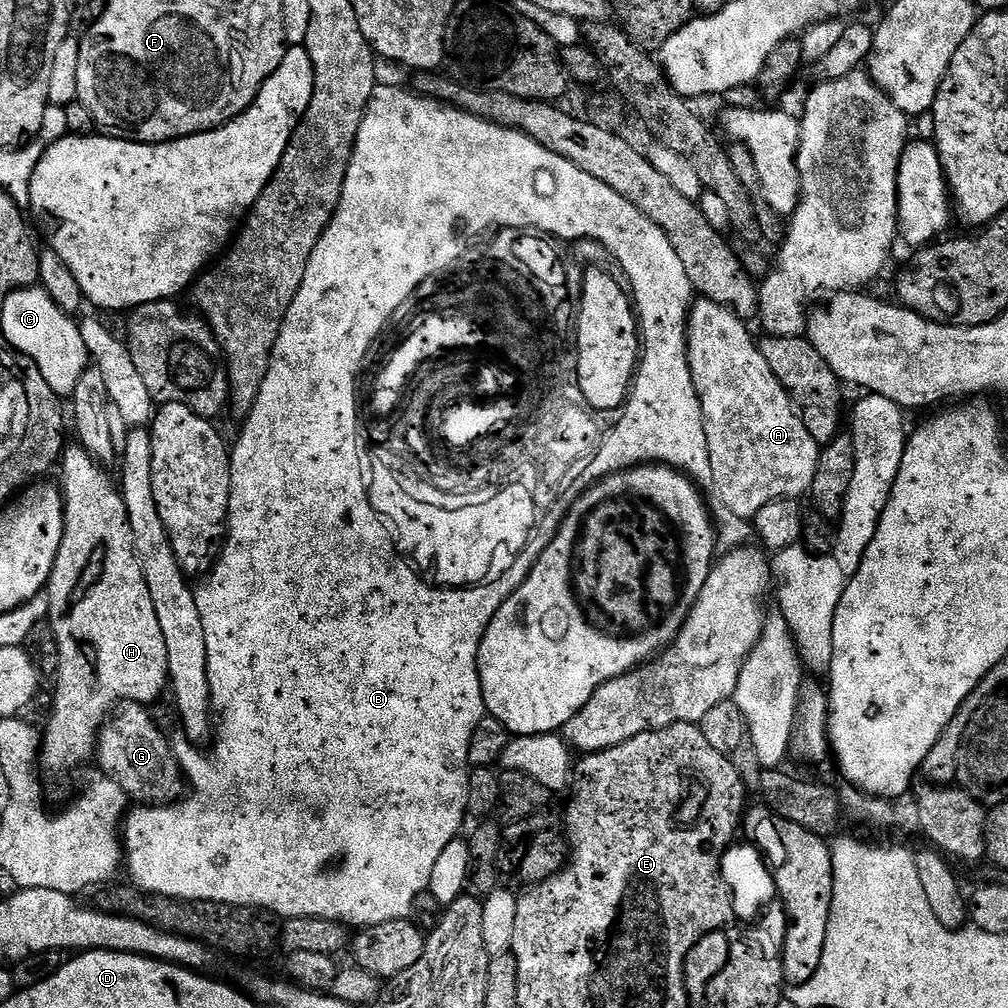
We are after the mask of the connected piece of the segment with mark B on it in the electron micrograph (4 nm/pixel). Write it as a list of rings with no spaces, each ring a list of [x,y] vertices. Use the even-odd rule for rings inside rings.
[[[380,82],[380,83],[377,83],[377,86],[376,86],[376,89],[375,89],[375,90],[374,90],[374,94],[373,94],[373,95],[372,95],[372,97],[371,97],[371,98],[370,98],[370,102],[369,102],[369,103],[368,103],[368,109],[367,109],[367,110],[366,110],[366,114],[365,114],[365,115],[364,115],[364,117],[363,117],[363,118],[362,118],[362,122],[361,122],[361,123],[360,123],[360,125],[359,125],[359,126],[358,126],[358,134],[357,134],[357,135],[356,135],[356,141],[355,141],[355,142],[354,142],[354,146],[353,146],[353,147],[352,147],[352,157],[351,157],[351,158],[350,158],[350,162],[349,162],[349,163],[348,163],[348,169],[347,169],[347,170],[346,170],[346,178],[345,178],[345,179],[344,179],[344,185],[343,185],[343,186],[342,186],[342,198],[341,198],[341,199],[340,199],[340,201],[339,201],[339,202],[338,202],[338,206],[337,206],[337,207],[336,207],[336,212],[335,212],[335,213],[334,213],[334,214],[333,214],[333,215],[332,215],[332,221],[331,221],[331,222],[330,222],[330,226],[326,226],[326,230],[325,230],[325,231],[324,231],[324,233],[323,233],[323,234],[322,234],[322,238],[318,238],[318,246],[314,246],[314,254],[310,254],[310,262],[309,262],[309,263],[308,263],[308,265],[307,265],[307,266],[306,266],[306,278],[302,278],[302,286],[301,286],[301,287],[300,287],[300,289],[299,289],[299,290],[298,290],[298,294],[294,294],[294,302],[290,302],[290,310],[286,310],[286,318],[285,318],[285,319],[284,319],[284,321],[283,321],[283,322],[282,322],[282,330],[281,330],[281,331],[280,331],[280,333],[279,333],[279,334],[278,334],[278,342],[274,342],[274,350],[273,350],[273,351],[272,351],[272,357],[271,357],[271,358],[270,358],[270,370],[266,370],[266,378],[262,378],[262,390],[258,390],[258,398],[257,398],[257,399],[256,399],[256,401],[255,401],[255,402],[254,402],[254,406],[253,406],[253,407],[252,407],[252,409],[251,409],[251,410],[250,410],[250,414],[249,414],[249,415],[248,415],[248,416],[245,416],[245,417],[243,417],[243,420],[242,420],[242,424],[244,424],[244,429],[242,429],[242,430],[241,430],[241,432],[240,432],[240,437],[238,437],[238,438],[237,438],[237,440],[236,440],[236,445],[235,445],[235,444],[234,444],[234,443],[233,443],[233,444],[232,444],[232,445],[231,445],[231,448],[230,448],[230,459],[231,459],[231,462],[232,462],[232,481],[231,481],[231,482],[230,482],[230,502],[229,502],[229,503],[228,503],[228,535],[227,535],[227,537],[226,537],[226,539],[225,539],[225,542],[224,542],[224,547],[223,547],[223,549],[222,549],[222,551],[221,551],[221,553],[220,553],[220,555],[219,555],[219,557],[218,557],[218,559],[217,559],[217,561],[216,561],[216,563],[215,563],[215,564],[213,564],[213,566],[212,566],[212,570],[211,570],[211,572],[209,572],[209,573],[207,573],[207,575],[205,575],[205,576],[204,576],[204,577],[203,577],[203,579],[201,579],[201,580],[200,580],[200,581],[199,581],[199,583],[200,583],[200,582],[201,582],[201,584],[200,584],[200,585],[199,585],[199,584],[198,584],[198,583],[197,583],[197,584],[196,584],[196,585],[195,585],[195,588],[194,588],[194,591],[195,591],[195,593],[196,593],[196,601],[197,601],[197,602],[198,602],[198,614],[199,614],[199,615],[200,615],[200,617],[201,617],[201,618],[202,618],[202,630],[203,630],[203,631],[204,631],[204,633],[205,633],[205,634],[206,634],[206,662],[207,662],[207,663],[208,663],[208,677],[209,677],[209,678],[210,678],[210,694],[211,694],[211,695],[212,695],[212,710],[213,710],[213,713],[214,713],[214,716],[215,716],[215,719],[216,719],[216,721],[215,721],[215,724],[214,724],[214,741],[215,741],[215,740],[216,740],[216,745],[214,745],[214,746],[213,746],[213,748],[212,748],[212,761],[210,761],[210,762],[209,762],[209,764],[208,764],[208,768],[192,768],[192,769],[190,769],[190,770],[189,770],[189,769],[187,769],[187,772],[186,772],[186,784],[187,784],[187,787],[188,787],[188,788],[189,788],[189,789],[190,789],[190,791],[189,791],[189,792],[188,792],[188,793],[187,793],[187,796],[186,796],[186,798],[184,798],[184,799],[181,799],[181,800],[180,800],[180,801],[179,801],[179,802],[172,802],[172,803],[169,803],[169,804],[168,804],[168,805],[167,805],[167,806],[136,806],[136,807],[133,807],[133,808],[132,808],[132,809],[131,809],[131,811],[129,811],[129,812],[128,812],[128,813],[127,813],[127,815],[125,815],[125,817],[124,817],[124,819],[123,819],[123,821],[122,821],[122,852],[123,852],[123,855],[124,855],[124,856],[125,856],[125,857],[126,857],[126,872],[127,872],[127,868],[128,868],[128,876],[129,876],[129,877],[128,877],[128,876],[127,876],[127,879],[128,879],[128,880],[129,880],[129,881],[131,881],[131,883],[132,883],[132,884],[133,884],[133,885],[135,885],[135,887],[137,887],[137,888],[139,888],[139,889],[140,889],[140,891],[142,891],[142,892],[155,892],[155,893],[156,893],[156,895],[157,895],[157,896],[169,896],[169,897],[170,897],[170,898],[174,898],[174,899],[175,899],[175,900],[190,900],[190,901],[194,901],[194,900],[201,900],[201,901],[202,901],[202,902],[214,902],[214,903],[215,903],[215,904],[237,904],[237,905],[238,905],[238,906],[242,906],[242,907],[243,907],[243,908],[247,908],[247,907],[250,907],[250,908],[255,908],[255,909],[257,909],[257,910],[263,910],[263,911],[264,911],[264,912],[265,912],[265,913],[268,913],[268,914],[273,914],[273,913],[272,913],[272,912],[277,912],[277,914],[278,914],[278,915],[280,915],[280,918],[291,918],[291,917],[293,917],[293,916],[321,916],[321,917],[322,917],[322,918],[326,918],[326,919],[327,919],[327,920],[335,920],[335,921],[341,921],[341,922],[343,922],[343,923],[344,923],[344,924],[345,924],[345,925],[348,925],[348,926],[353,926],[353,925],[352,925],[352,924],[356,924],[356,925],[355,925],[355,926],[359,926],[359,927],[360,927],[360,928],[369,928],[369,927],[370,927],[370,926],[378,926],[378,925],[379,925],[379,924],[381,924],[381,923],[382,923],[382,922],[394,922],[394,921],[395,921],[395,920],[406,920],[406,919],[409,919],[409,917],[411,917],[411,916],[412,916],[412,915],[413,915],[413,914],[412,914],[412,913],[411,913],[411,912],[412,912],[412,903],[414,903],[414,902],[415,902],[415,900],[416,900],[416,899],[418,899],[418,898],[419,898],[419,896],[420,896],[420,895],[422,895],[422,894],[423,894],[423,895],[425,895],[425,893],[427,893],[427,892],[428,892],[428,883],[429,883],[429,882],[430,882],[430,873],[431,873],[431,872],[433,872],[433,871],[434,871],[434,862],[438,862],[438,858],[439,858],[439,856],[441,856],[441,855],[442,855],[442,850],[446,850],[446,846],[450,846],[450,842],[451,842],[451,841],[452,841],[452,840],[455,840],[455,839],[457,839],[457,837],[459,837],[459,836],[460,836],[460,835],[461,835],[461,832],[460,832],[460,828],[459,828],[459,826],[458,826],[458,825],[456,825],[456,824],[436,824],[436,820],[460,820],[460,819],[462,819],[462,818],[463,818],[463,819],[465,819],[465,816],[466,816],[466,813],[467,813],[467,811],[468,811],[468,774],[469,774],[469,771],[470,771],[470,765],[469,765],[469,763],[468,763],[468,755],[469,755],[469,754],[470,754],[470,737],[471,737],[471,736],[472,736],[472,735],[474,735],[474,726],[478,726],[478,722],[482,722],[482,718],[483,718],[483,717],[484,717],[484,716],[485,716],[485,714],[486,714],[486,709],[485,709],[485,707],[484,707],[484,695],[483,695],[483,694],[482,694],[482,686],[481,686],[481,685],[480,685],[480,675],[479,675],[479,674],[478,674],[478,650],[479,650],[479,649],[480,649],[480,643],[481,643],[481,642],[482,642],[482,638],[483,638],[483,637],[484,637],[484,635],[485,635],[485,634],[486,634],[486,630],[487,630],[487,629],[488,629],[488,627],[489,627],[489,626],[490,626],[490,622],[491,622],[491,621],[492,621],[492,619],[493,619],[493,618],[494,618],[494,614],[498,614],[498,610],[499,610],[499,609],[500,609],[500,607],[501,607],[501,606],[502,606],[502,602],[506,602],[506,598],[510,598],[510,597],[511,597],[511,596],[512,596],[512,595],[513,595],[513,594],[514,594],[514,590],[518,590],[518,586],[522,586],[522,582],[523,582],[523,581],[524,581],[524,580],[525,580],[525,578],[527,578],[527,577],[528,577],[528,575],[529,575],[529,574],[530,574],[530,570],[531,570],[531,569],[532,569],[532,567],[533,567],[533,566],[534,566],[534,565],[535,565],[535,564],[536,564],[536,563],[537,563],[537,562],[538,562],[538,558],[539,558],[539,557],[540,557],[540,555],[541,555],[541,554],[542,554],[542,550],[546,550],[546,546],[547,546],[547,545],[548,545],[548,541],[549,541],[549,540],[552,540],[552,539],[554,539],[554,537],[556,537],[556,532],[557,532],[557,530],[558,530],[558,529],[559,529],[559,528],[560,528],[560,523],[562,523],[562,522],[563,522],[563,521],[564,521],[564,518],[565,518],[565,516],[567,516],[567,515],[568,515],[568,509],[569,509],[569,507],[570,507],[570,504],[569,504],[569,501],[568,501],[568,500],[567,500],[567,498],[566,498],[566,500],[565,500],[565,501],[564,501],[564,498],[565,498],[565,496],[566,496],[566,492],[567,492],[567,490],[568,490],[568,486],[569,486],[569,484],[570,484],[570,482],[571,482],[571,480],[572,480],[572,479],[576,479],[576,480],[577,480],[577,482],[580,482],[580,481],[582,481],[582,482],[583,482],[583,481],[584,481],[584,479],[586,479],[586,478],[587,478],[587,476],[593,476],[593,478],[594,478],[594,479],[595,479],[595,480],[596,480],[596,481],[597,481],[597,480],[600,480],[600,479],[601,479],[601,478],[603,478],[603,477],[604,477],[604,476],[608,476],[608,475],[609,475],[609,474],[611,474],[611,473],[612,473],[612,472],[621,472],[621,471],[622,471],[622,469],[623,469],[623,468],[634,468],[634,467],[637,467],[637,466],[639,466],[639,465],[641,465],[641,464],[663,464],[663,465],[665,465],[665,466],[667,466],[667,467],[670,467],[670,468],[674,468],[674,469],[677,469],[677,470],[683,470],[683,471],[684,471],[684,472],[685,472],[685,473],[687,473],[687,475],[689,475],[689,476],[691,476],[691,477],[692,477],[692,479],[693,479],[693,481],[695,481],[695,483],[696,483],[696,484],[697,484],[697,485],[699,485],[699,487],[700,487],[700,488],[701,488],[701,489],[704,489],[704,490],[708,490],[708,489],[711,489],[711,488],[712,488],[712,483],[713,483],[713,482],[714,482],[714,470],[710,470],[710,450],[709,450],[709,449],[708,449],[708,447],[707,447],[707,446],[706,446],[706,430],[705,430],[705,429],[704,429],[704,415],[703,415],[703,414],[702,414],[702,406],[701,406],[701,405],[700,405],[700,399],[699,399],[699,398],[698,398],[698,390],[694,390],[694,378],[693,378],[693,377],[692,377],[692,375],[691,375],[691,374],[690,374],[690,362],[689,362],[689,361],[688,361],[688,311],[689,311],[689,310],[690,310],[690,309],[692,309],[692,305],[693,305],[693,303],[694,303],[694,289],[693,289],[693,286],[692,286],[692,283],[691,283],[691,282],[690,282],[690,278],[686,278],[686,270],[685,270],[685,269],[684,269],[684,268],[683,268],[683,267],[682,267],[682,262],[681,262],[681,261],[680,261],[680,260],[679,260],[679,259],[678,259],[678,254],[677,254],[677,253],[676,253],[676,252],[675,252],[675,250],[674,250],[674,246],[670,246],[670,238],[666,238],[666,234],[662,234],[662,230],[658,230],[658,226],[654,226],[654,222],[650,222],[650,218],[646,218],[646,214],[642,214],[642,210],[638,210],[638,206],[634,206],[634,205],[633,205],[633,204],[631,204],[631,203],[630,203],[630,202],[626,202],[626,198],[622,198],[622,194],[614,194],[614,190],[610,190],[610,186],[606,186],[606,185],[605,185],[605,184],[603,184],[603,183],[602,183],[602,182],[598,182],[598,178],[590,178],[590,174],[586,174],[586,170],[578,170],[578,166],[574,166],[574,165],[573,165],[573,164],[571,164],[571,162],[569,162],[569,160],[567,160],[567,159],[566,159],[566,158],[562,158],[562,157],[561,157],[561,156],[559,156],[559,155],[558,155],[558,154],[554,154],[554,153],[553,153],[553,152],[551,152],[551,151],[550,151],[550,150],[546,150],[546,146],[542,146],[542,145],[541,145],[541,144],[539,144],[539,143],[538,143],[538,142],[534,142],[534,138],[530,138],[530,137],[529,137],[529,136],[527,136],[527,135],[526,135],[526,134],[522,134],[522,133],[521,133],[521,132],[515,132],[515,130],[513,130],[513,129],[512,129],[512,128],[503,128],[503,127],[502,127],[502,126],[498,126],[498,125],[497,125],[497,124],[491,124],[491,123],[490,123],[490,122],[486,122],[486,121],[485,121],[485,120],[483,120],[483,119],[482,119],[482,118],[478,118],[478,117],[477,117],[477,116],[472,116],[472,115],[471,115],[471,114],[470,114],[470,113],[469,113],[469,112],[462,112],[462,111],[460,111],[460,109],[458,109],[458,108],[454,108],[454,107],[451,107],[451,106],[449,106],[449,105],[446,105],[446,104],[441,104],[441,103],[440,103],[440,101],[438,101],[438,100],[429,100],[429,99],[428,99],[428,97],[427,97],[427,96],[421,96],[421,95],[419,95],[419,94],[417,94],[417,93],[416,93],[416,92],[415,92],[415,91],[412,91],[412,90],[409,90],[409,89],[408,89],[408,88],[407,88],[407,87],[405,87],[405,88],[406,88],[406,89],[404,89],[404,88],[395,88],[395,86],[394,86],[394,85],[392,85],[392,84],[384,84],[384,82]],[[422,226],[454,226],[454,231],[455,231],[455,232],[456,232],[456,244],[457,244],[457,246],[458,246],[458,250],[457,250],[457,251],[456,251],[456,256],[452,256],[452,260],[448,260],[448,264],[444,264],[444,268],[436,268],[436,272],[428,272],[428,276],[424,276],[424,270],[422,270],[422,268],[420,268],[420,264],[418,264],[418,240],[416,240],[416,236],[414,236],[414,228],[422,228]],[[576,236],[585,236],[585,238],[586,238],[586,239],[588,239],[588,240],[597,240],[597,242],[598,242],[598,243],[600,243],[600,244],[601,244],[601,246],[602,246],[602,247],[604,247],[604,248],[605,248],[605,250],[606,250],[606,251],[608,251],[608,252],[609,252],[609,254],[610,254],[610,255],[612,255],[612,256],[613,256],[613,258],[614,258],[614,259],[616,259],[616,260],[617,260],[617,262],[618,262],[618,263],[620,263],[620,268],[621,268],[621,270],[622,270],[622,271],[624,271],[624,276],[625,276],[625,278],[626,278],[626,279],[628,279],[628,284],[629,284],[629,286],[630,286],[630,287],[632,287],[632,296],[633,296],[633,298],[634,298],[634,299],[636,299],[636,304],[637,304],[637,306],[638,306],[638,314],[637,314],[637,316],[636,316],[636,320],[635,320],[635,318],[634,318],[634,316],[633,316],[633,314],[632,314],[632,306],[631,306],[631,304],[630,304],[630,303],[629,303],[629,302],[628,302],[628,296],[627,296],[627,294],[626,294],[626,293],[624,293],[624,288],[623,288],[623,286],[622,286],[622,285],[620,285],[620,284],[619,284],[619,282],[618,282],[618,281],[616,281],[616,280],[615,280],[615,278],[614,278],[614,277],[612,277],[612,276],[611,276],[611,274],[610,274],[610,273],[608,273],[608,272],[603,272],[603,270],[602,270],[602,269],[600,269],[600,268],[592,268],[592,269],[590,269],[590,270],[589,270],[589,272],[588,272],[588,273],[586,273],[586,274],[585,274],[585,276],[584,276],[584,293],[582,293],[582,294],[581,294],[581,296],[580,296],[580,321],[579,321],[579,320],[578,320],[578,319],[577,319],[577,317],[576,317],[576,310],[575,310],[575,308],[574,308],[574,307],[572,307],[572,294],[571,294],[571,292],[570,292],[570,291],[569,291],[569,290],[568,290],[568,289],[566,289],[566,288],[559,288],[559,286],[558,286],[558,285],[556,285],[556,284],[555,284],[555,282],[554,282],[554,281],[552,281],[552,280],[547,280],[547,278],[546,278],[546,277],[544,277],[544,272],[543,272],[543,270],[542,270],[542,269],[540,269],[540,268],[536,268],[536,264],[535,264],[535,262],[534,262],[534,261],[532,261],[532,260],[528,260],[528,252],[527,252],[527,250],[526,250],[526,249],[524,249],[524,248],[523,248],[523,246],[522,246],[522,245],[520,245],[520,244],[541,244],[541,246],[542,246],[542,247],[544,247],[544,248],[546,248],[546,249],[547,249],[547,250],[548,250],[548,256],[549,256],[549,258],[550,258],[550,259],[552,259],[552,260],[561,260],[561,262],[562,262],[562,263],[564,263],[564,264],[572,264],[572,263],[574,263],[574,262],[575,262],[575,260],[576,260]],[[569,321],[570,321],[570,322],[572,322],[572,323],[575,323],[575,324],[574,324],[574,327],[575,327],[575,330],[576,330],[576,340],[575,340],[575,343],[574,343],[574,351],[573,351],[573,349],[572,349],[572,348],[571,348],[571,347],[569,347],[569,345],[568,345],[568,344],[567,344],[567,343],[566,343],[566,342],[565,342],[565,341],[564,341],[564,340],[552,340],[552,341],[551,341],[551,342],[546,342],[546,343],[545,343],[545,344],[543,344],[543,345],[542,345],[542,346],[541,346],[541,344],[540,344],[540,343],[539,343],[539,342],[538,342],[538,341],[537,341],[537,340],[536,340],[536,339],[534,339],[534,337],[535,337],[535,336],[537,336],[537,335],[538,335],[538,334],[546,334],[546,333],[548,333],[548,330],[550,330],[550,328],[554,328],[554,326],[556,326],[556,324],[567,324],[567,323],[568,323],[568,322],[569,322]],[[520,336],[528,336],[528,341],[526,341],[526,342],[525,342],[525,344],[524,344],[524,340],[523,340],[523,338],[522,338],[522,337],[520,337]],[[523,348],[525,348],[525,350],[526,350],[526,351],[528,351],[528,352],[536,352],[536,351],[537,351],[537,352],[536,352],[536,357],[532,357],[532,358],[530,358],[530,359],[529,359],[529,360],[523,360],[523,358],[522,358],[522,357],[520,357],[520,351],[522,351],[522,350],[523,350]],[[575,357],[576,357],[576,358],[577,358],[577,376],[578,376],[578,381],[579,381],[579,383],[580,383],[580,385],[582,385],[582,387],[583,387],[583,389],[584,389],[584,392],[585,392],[585,394],[586,394],[586,395],[587,395],[587,397],[588,397],[588,400],[589,400],[589,401],[591,401],[591,403],[592,403],[592,405],[595,405],[595,406],[598,406],[598,407],[599,407],[599,408],[602,408],[602,407],[604,407],[604,405],[605,405],[605,404],[610,404],[610,403],[612,403],[612,402],[619,402],[619,401],[622,401],[622,402],[628,402],[628,412],[627,412],[627,413],[626,413],[626,414],[622,414],[622,422],[620,422],[620,428],[616,428],[616,432],[612,432],[612,437],[610,437],[610,438],[609,438],[609,439],[608,439],[608,448],[604,448],[604,452],[600,452],[600,453],[598,453],[598,454],[595,454],[595,439],[596,439],[596,432],[595,432],[595,425],[594,425],[594,422],[593,422],[593,421],[590,421],[590,420],[588,420],[588,417],[587,417],[587,416],[584,416],[584,412],[576,412],[576,410],[574,410],[574,408],[566,408],[566,410],[560,410],[560,412],[558,412],[558,414],[556,414],[556,412],[554,412],[554,414],[552,414],[552,418],[550,418],[550,422],[548,422],[548,424],[542,424],[542,428],[540,428],[540,432],[538,432],[538,434],[540,434],[540,440],[542,440],[542,442],[540,442],[540,444],[542,444],[542,464],[540,464],[540,474],[538,474],[538,477],[536,477],[536,476],[524,476],[524,462],[522,462],[522,460],[523,460],[523,458],[524,458],[524,451],[522,451],[522,446],[521,446],[521,444],[520,444],[520,440],[524,440],[524,412],[525,412],[525,410],[526,410],[526,397],[528,397],[528,395],[530,395],[530,381],[528,381],[528,376],[529,376],[529,375],[530,375],[530,370],[534,370],[534,366],[566,366],[566,365],[568,365],[568,364],[569,364],[569,362],[570,362],[570,361],[571,361],[571,360],[572,360],[572,359],[574,359],[574,358],[575,358]],[[362,360],[364,360],[364,365],[362,365],[362,366],[361,366],[361,368],[360,368],[360,372],[358,372],[358,373],[357,373],[357,374],[356,374],[356,372],[355,372],[355,370],[354,370],[354,369],[352,369],[352,368],[351,368],[351,366],[352,366],[352,362],[360,362],[360,361],[362,361]],[[635,366],[636,366],[636,372],[637,372],[637,376],[636,376],[636,384],[635,384],[635,386],[634,386],[634,392],[632,392],[632,393],[630,393],[630,392],[628,392],[628,391],[630,391],[630,390],[631,390],[631,388],[632,388],[632,386],[631,386],[631,384],[630,384],[630,383],[628,383],[628,382],[629,382],[629,381],[630,381],[630,380],[631,380],[631,378],[632,378],[632,374],[633,374],[633,372],[634,372],[634,368],[635,368]],[[410,374],[412,374],[412,380],[428,380],[428,386],[434,386],[434,388],[436,388],[436,390],[434,390],[434,394],[422,394],[422,395],[420,395],[420,397],[419,397],[419,398],[400,398],[400,404],[396,404],[396,406],[390,406],[390,410],[386,410],[386,414],[385,414],[385,412],[379,412],[379,413],[378,413],[378,414],[377,414],[377,413],[376,413],[376,412],[358,412],[358,409],[357,409],[357,406],[356,406],[356,385],[357,385],[357,383],[358,383],[358,382],[372,382],[372,380],[382,380],[382,382],[384,382],[384,380],[386,380],[386,384],[384,384],[384,386],[394,386],[394,384],[392,384],[392,382],[390,382],[390,380],[392,380],[392,376],[394,376],[394,378],[396,378],[396,382],[404,382],[404,384],[406,384],[406,380],[408,380],[408,378],[410,378]],[[490,400],[502,400],[502,412],[504,412],[504,414],[502,414],[502,458],[490,458],[490,432],[486,432],[486,430],[488,430],[488,424],[484,424],[484,428],[482,428],[482,408],[490,408]],[[404,418],[420,418],[420,420],[418,420],[418,422],[420,422],[420,424],[410,424],[410,422],[408,422],[408,424],[404,424]]]

